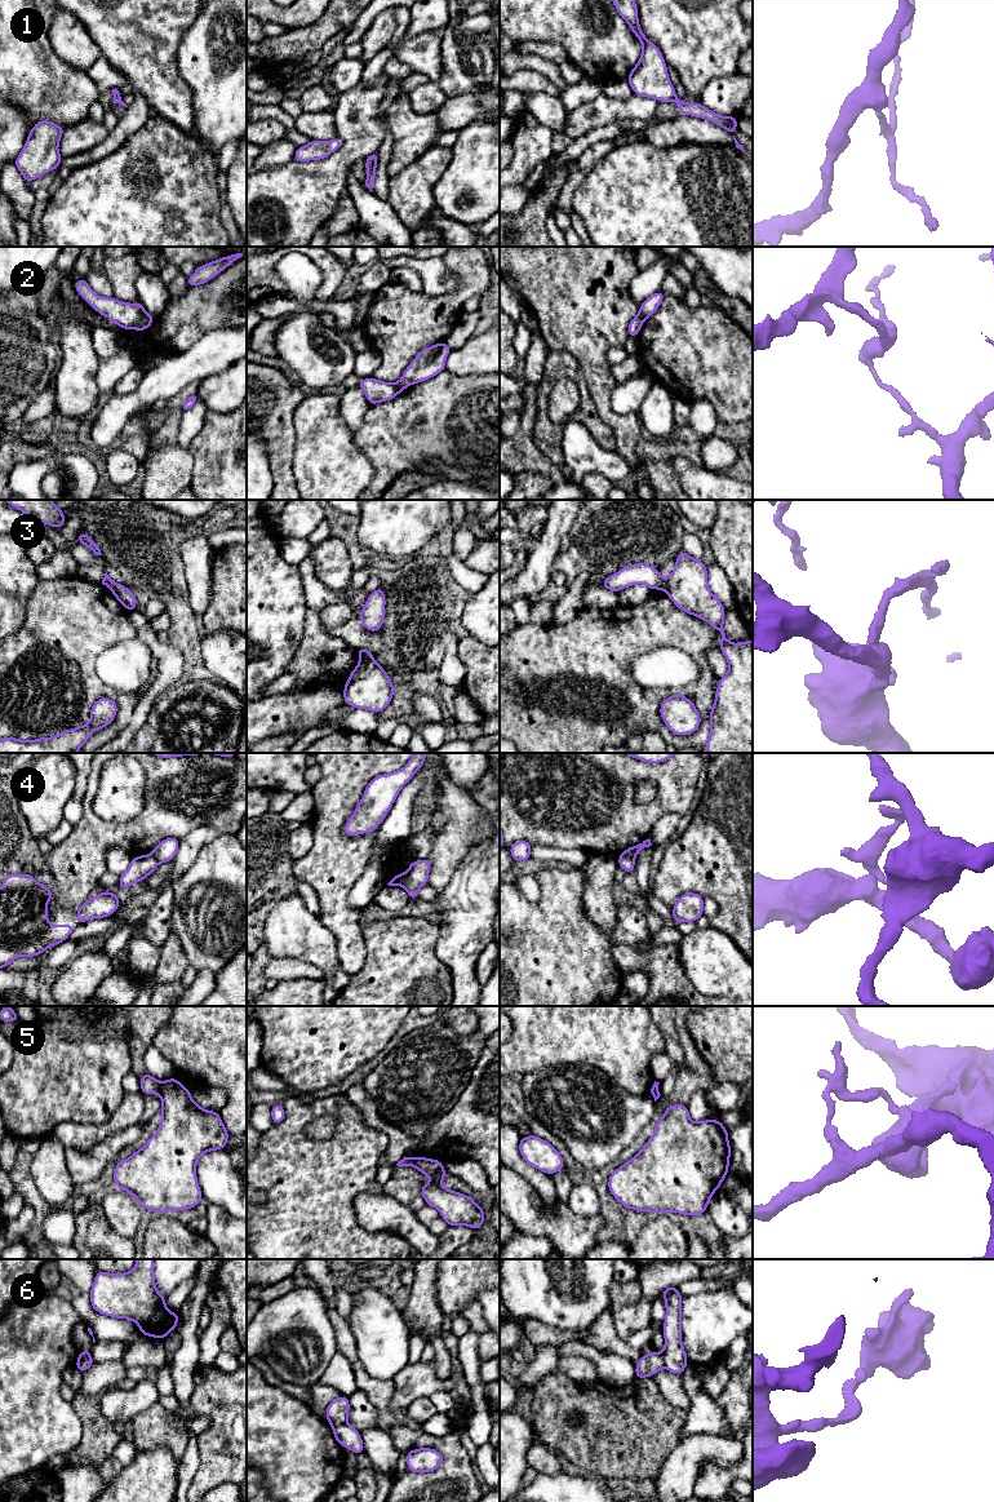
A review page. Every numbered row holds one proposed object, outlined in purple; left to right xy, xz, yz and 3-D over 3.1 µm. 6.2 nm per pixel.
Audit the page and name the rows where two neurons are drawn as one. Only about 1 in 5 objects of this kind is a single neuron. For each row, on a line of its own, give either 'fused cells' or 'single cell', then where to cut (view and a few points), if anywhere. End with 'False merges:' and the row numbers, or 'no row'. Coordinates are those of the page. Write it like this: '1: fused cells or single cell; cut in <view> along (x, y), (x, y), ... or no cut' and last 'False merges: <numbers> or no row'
1: fused cells; cut in xz along (375, 169), (368, 173)
2: fused cells; cut in xy along (146, 314), (133, 328)
3: fused cells; cut in xz along (372, 658), (360, 664)
4: fused cells; cut in yz along (617, 856), (630, 856), (634, 860)
5: fused cells; cut in xy along (162, 1082), (159, 1093)
6: fused cells; cut in xz along (345, 1422), (338, 1422), (333, 1427)
False merges: 1, 2, 3, 4, 5, 6

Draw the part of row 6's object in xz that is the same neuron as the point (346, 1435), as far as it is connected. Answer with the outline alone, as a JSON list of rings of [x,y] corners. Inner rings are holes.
[[[338,1423],[332,1428],[337,1443],[343,1448],[349,1448],[355,1454],[364,1453],[363,1439],[360,1434],[347,1423]]]

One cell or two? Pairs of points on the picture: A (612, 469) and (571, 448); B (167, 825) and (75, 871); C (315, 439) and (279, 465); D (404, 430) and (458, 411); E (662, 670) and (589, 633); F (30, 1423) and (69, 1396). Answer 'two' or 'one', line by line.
A: one
B: one
C: two
D: one
E: two
F: two

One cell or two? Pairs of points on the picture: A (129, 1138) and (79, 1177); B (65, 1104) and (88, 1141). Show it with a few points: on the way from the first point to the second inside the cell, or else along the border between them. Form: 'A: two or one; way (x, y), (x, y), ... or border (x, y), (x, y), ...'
A: one; way (116, 1143), (92, 1164)
B: two; border (106, 1120), (98, 1124), (60, 1122), (50, 1134)

